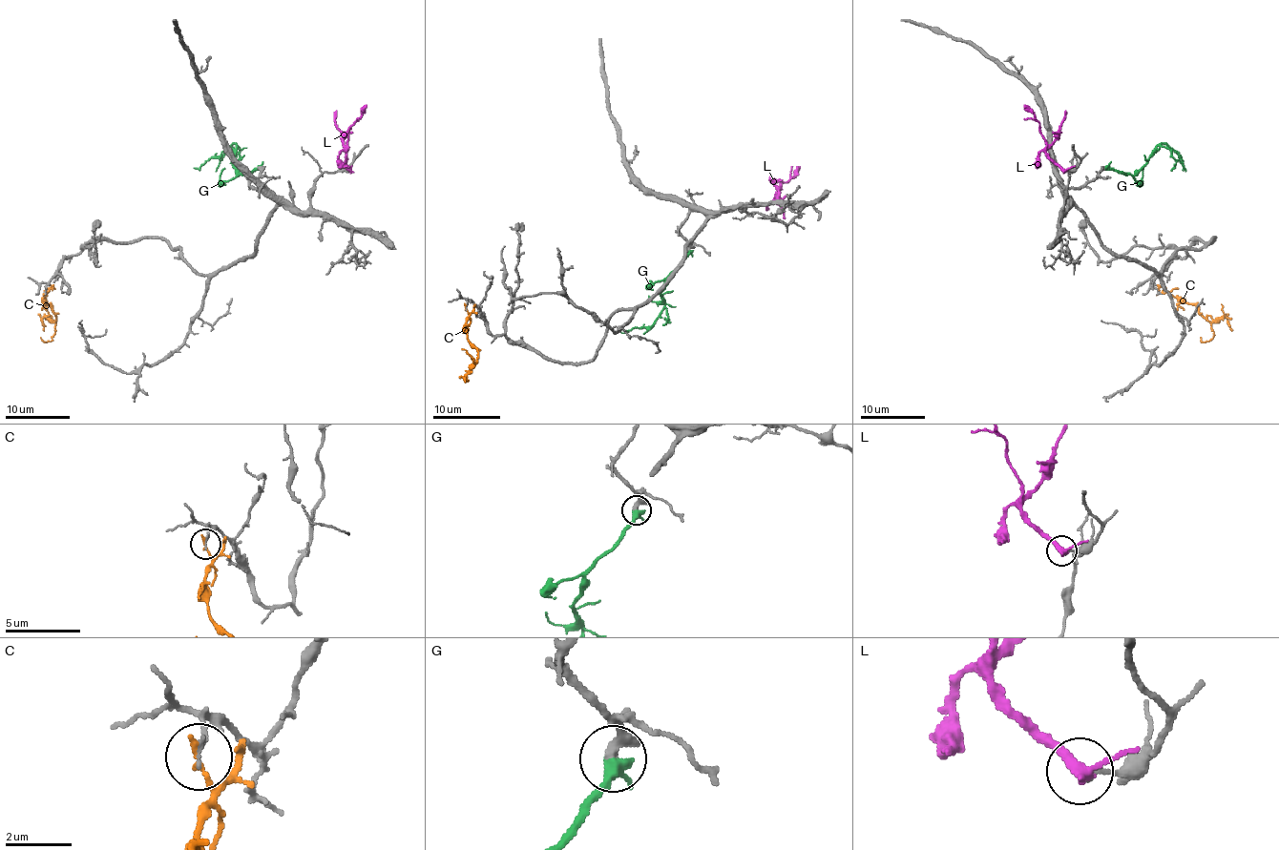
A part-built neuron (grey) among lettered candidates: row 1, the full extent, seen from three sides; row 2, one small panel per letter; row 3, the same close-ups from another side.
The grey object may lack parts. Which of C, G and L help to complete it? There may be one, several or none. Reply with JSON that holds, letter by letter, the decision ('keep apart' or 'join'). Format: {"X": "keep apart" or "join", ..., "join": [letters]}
{"C": "keep apart", "G": "join", "L": "keep apart", "join": ["G"]}

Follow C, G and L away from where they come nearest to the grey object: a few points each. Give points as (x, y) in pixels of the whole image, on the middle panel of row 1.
C: (466, 308), (468, 340), (476, 350), (476, 363), (461, 348)
G: (688, 251), (688, 256), (666, 281), (661, 293), (664, 304), (661, 313), (650, 326), (621, 331)
L: (781, 207), (781, 183), (794, 176), (799, 167)

